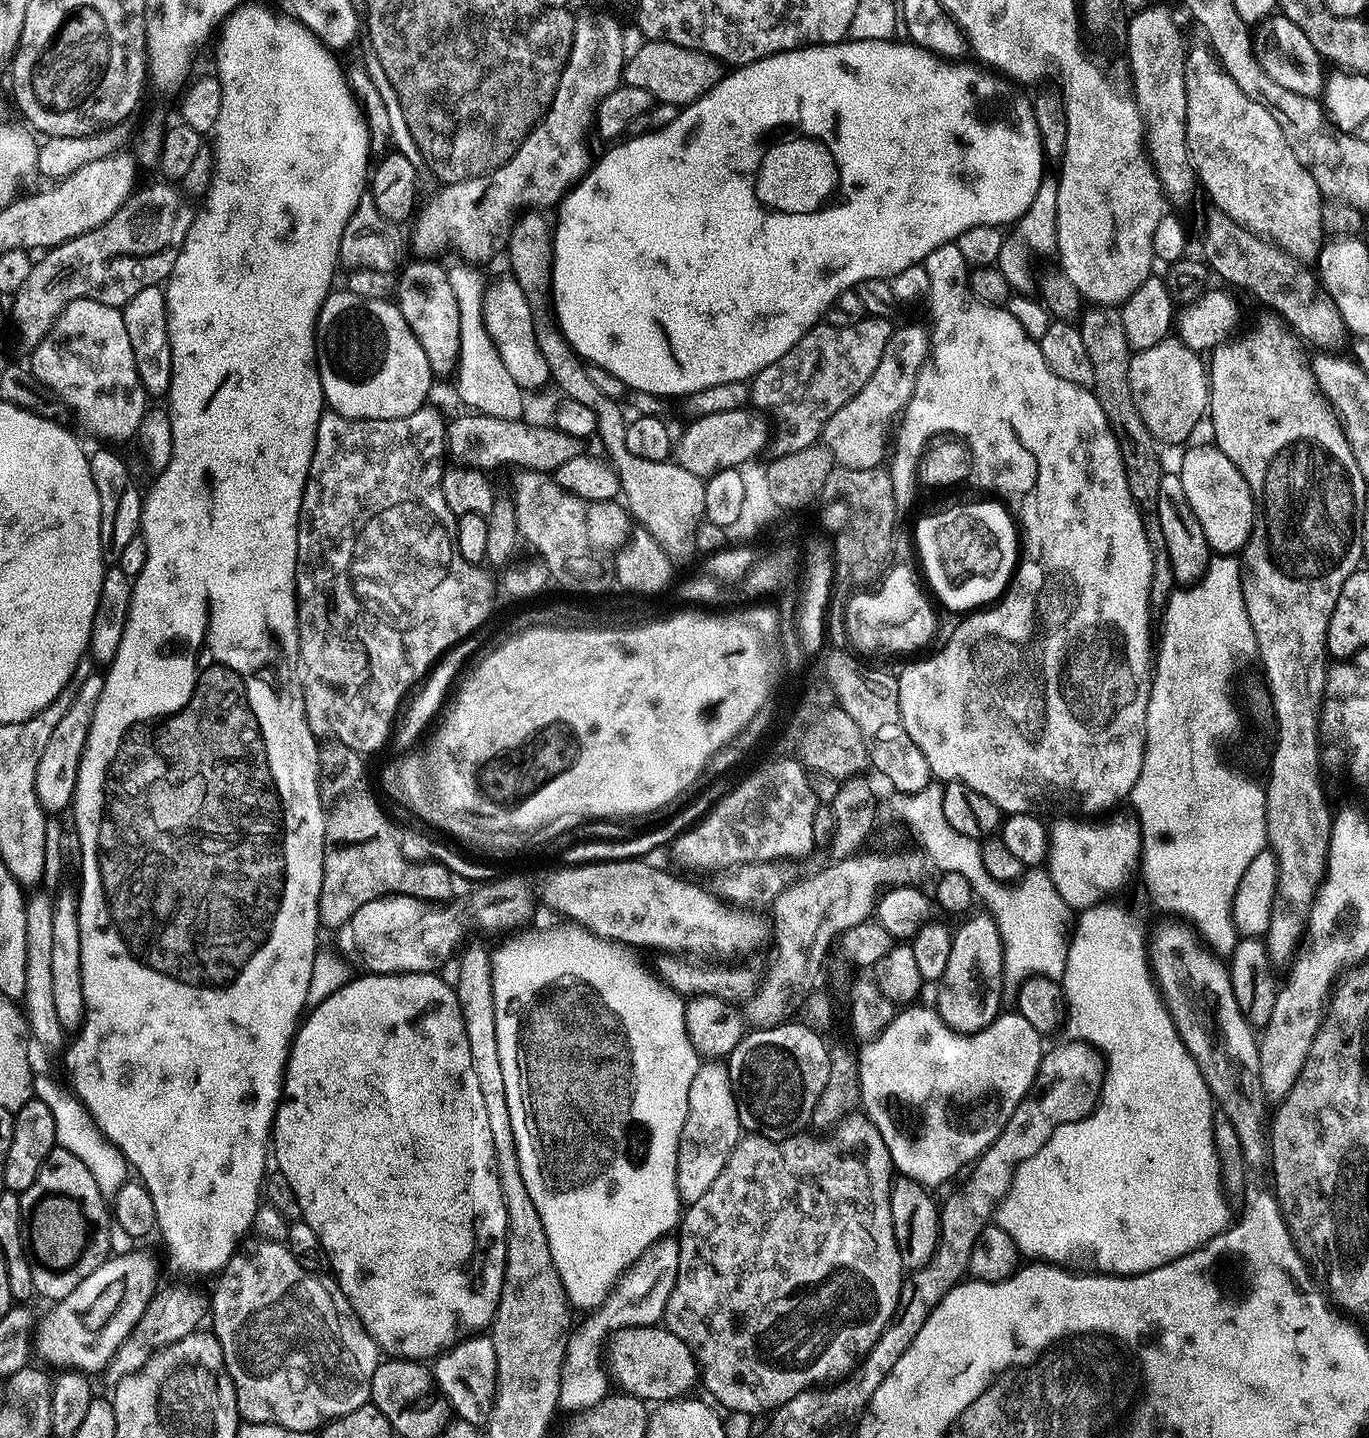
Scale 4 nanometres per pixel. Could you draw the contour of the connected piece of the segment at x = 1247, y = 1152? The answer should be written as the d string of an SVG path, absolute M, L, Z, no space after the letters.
M1160 924L1146 940L1146 960L1160 998L1172 1015L1176 1033L1194 1058L1198 1070L1202 1070L1213 1101L1238 1132L1245 1161L1253 1166L1266 1156L1265 1145L1264 1148L1260 1145L1260 1131L1266 1128L1266 1097L1258 1062L1260 1045L1253 1025L1242 1014L1238 998L1234 998L1228 964L1215 954L1191 927L1188 929L1184 924Z

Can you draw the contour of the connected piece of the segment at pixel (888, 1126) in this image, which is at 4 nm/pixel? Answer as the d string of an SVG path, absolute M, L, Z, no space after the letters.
M904 1006L897 1011L894 1019L888 1023L886 1030L879 1036L869 1039L862 1052L862 1091L860 1093L860 1104L863 1111L878 1126L878 1134L882 1134L882 1142L886 1142L886 1150L890 1150L892 1167L899 1175L908 1176L925 1186L932 1184L944 1184L951 1176L956 1176L960 1171L963 1173L973 1162L979 1160L980 1155L998 1138L998 1134L1010 1122L1010 1114L1014 1114L1017 1106L1024 1103L1025 1096L1032 1090L1032 1083L1038 1074L1042 1047L1040 1040L1042 1033L1034 1030L1026 1018L1020 1016L1019 1011L1005 1011L996 1017L990 1026L986 1026L980 1032L953 1032L952 1028L946 1026L940 1015L936 1013L935 1007L916 1008L917 1006Z

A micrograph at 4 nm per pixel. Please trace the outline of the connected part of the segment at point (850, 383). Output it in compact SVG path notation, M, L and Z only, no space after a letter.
M868 316L859 320L857 324L836 328L827 322L821 322L799 340L782 358L773 360L770 366L766 366L762 371L757 372L750 381L750 400L757 409L765 408L770 415L776 419L776 434L774 430L774 442L776 438L776 456L794 454L794 450L806 450L821 439L822 433L828 420L846 402L870 382L870 374L878 370L878 362L882 358L882 350L886 350L886 342L891 338L894 331L894 324L891 319L883 316Z

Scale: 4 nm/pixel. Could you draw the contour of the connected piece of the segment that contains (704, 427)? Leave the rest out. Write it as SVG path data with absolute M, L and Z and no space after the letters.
M744 408L730 410L726 414L706 414L706 418L698 418L689 423L689 428L684 433L679 433L674 444L674 460L680 464L681 468L690 470L691 474L696 474L703 478L713 476L716 472L721 472L727 468L739 469L741 464L753 461L756 455L764 446L764 442L769 441L770 434L766 432L763 420L755 416L755 411L748 412Z

